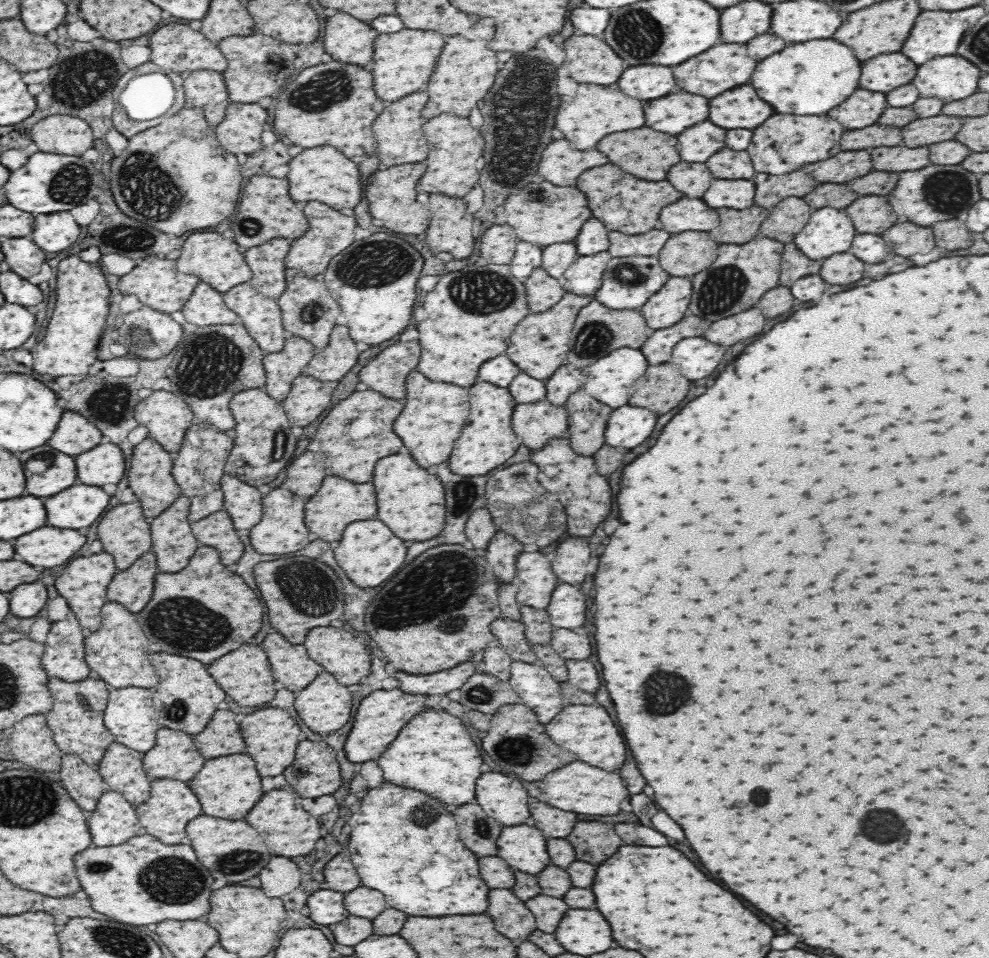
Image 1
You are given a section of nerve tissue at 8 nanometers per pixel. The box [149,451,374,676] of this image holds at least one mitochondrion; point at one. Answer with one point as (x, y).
(311, 590)

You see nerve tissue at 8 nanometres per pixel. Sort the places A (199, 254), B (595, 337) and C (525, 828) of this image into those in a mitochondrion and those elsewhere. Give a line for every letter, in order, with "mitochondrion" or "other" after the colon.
A: other
B: mitochondrion
C: other

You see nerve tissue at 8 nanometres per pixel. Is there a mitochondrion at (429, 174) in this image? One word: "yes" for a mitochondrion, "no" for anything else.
no

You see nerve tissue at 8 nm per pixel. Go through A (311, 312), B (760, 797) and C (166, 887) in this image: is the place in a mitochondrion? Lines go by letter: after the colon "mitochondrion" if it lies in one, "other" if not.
A: mitochondrion
B: mitochondrion
C: mitochondrion

